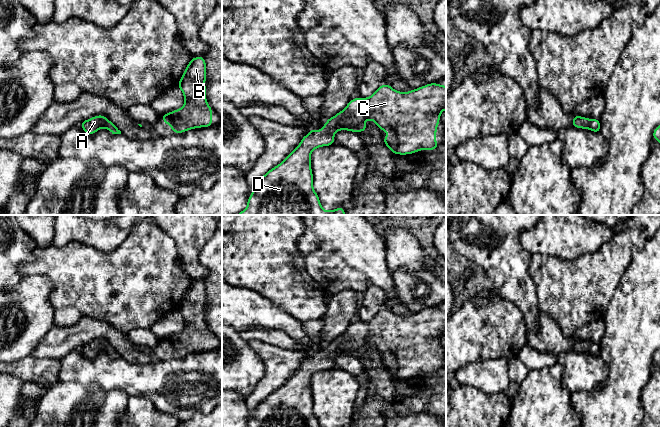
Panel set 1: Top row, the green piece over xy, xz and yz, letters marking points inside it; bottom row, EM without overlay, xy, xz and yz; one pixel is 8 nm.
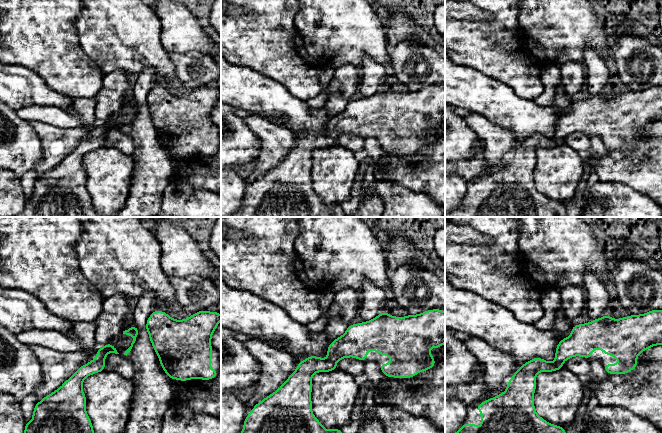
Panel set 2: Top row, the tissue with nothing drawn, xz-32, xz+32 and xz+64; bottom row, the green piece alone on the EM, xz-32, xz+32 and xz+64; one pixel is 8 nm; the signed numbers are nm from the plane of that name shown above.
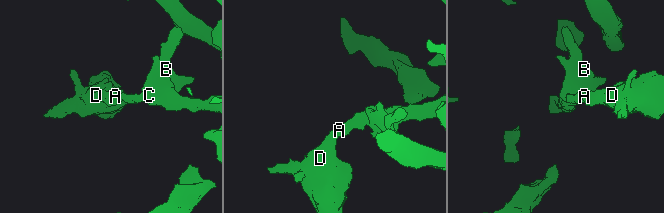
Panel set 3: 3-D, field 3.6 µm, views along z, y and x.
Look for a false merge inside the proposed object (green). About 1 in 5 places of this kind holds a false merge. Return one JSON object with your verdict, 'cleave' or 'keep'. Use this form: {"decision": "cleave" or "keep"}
{"decision": "keep"}

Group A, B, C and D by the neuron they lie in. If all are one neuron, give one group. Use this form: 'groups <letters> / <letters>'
groups A B C D

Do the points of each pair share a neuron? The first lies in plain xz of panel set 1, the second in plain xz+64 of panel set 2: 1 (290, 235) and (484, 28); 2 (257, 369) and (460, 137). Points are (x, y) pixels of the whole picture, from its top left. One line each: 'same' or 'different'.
1: same
2: same

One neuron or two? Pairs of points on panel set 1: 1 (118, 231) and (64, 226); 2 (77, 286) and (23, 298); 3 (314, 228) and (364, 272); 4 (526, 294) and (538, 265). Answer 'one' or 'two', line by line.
1: one
2: two
3: one
4: two

